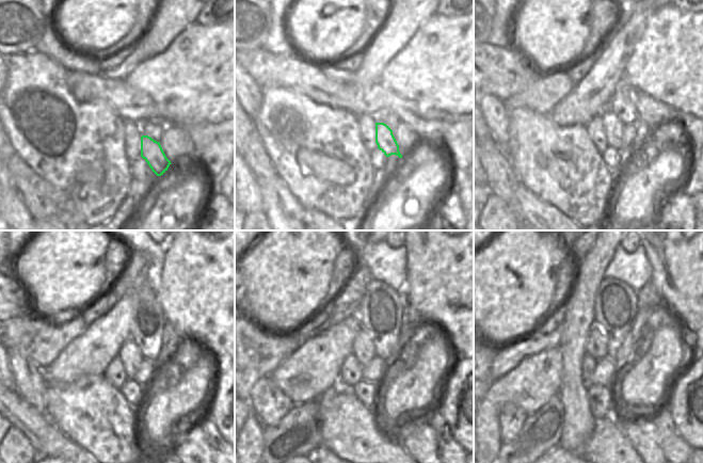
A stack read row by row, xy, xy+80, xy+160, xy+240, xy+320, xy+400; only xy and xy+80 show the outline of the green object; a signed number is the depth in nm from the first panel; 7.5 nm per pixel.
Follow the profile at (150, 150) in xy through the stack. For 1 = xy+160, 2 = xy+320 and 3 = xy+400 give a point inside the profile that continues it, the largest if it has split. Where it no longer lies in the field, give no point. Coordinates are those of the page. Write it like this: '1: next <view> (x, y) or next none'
1: next xy+160 (612, 125)
2: next xy+320 (363, 348)
3: next xy+400 (597, 341)

